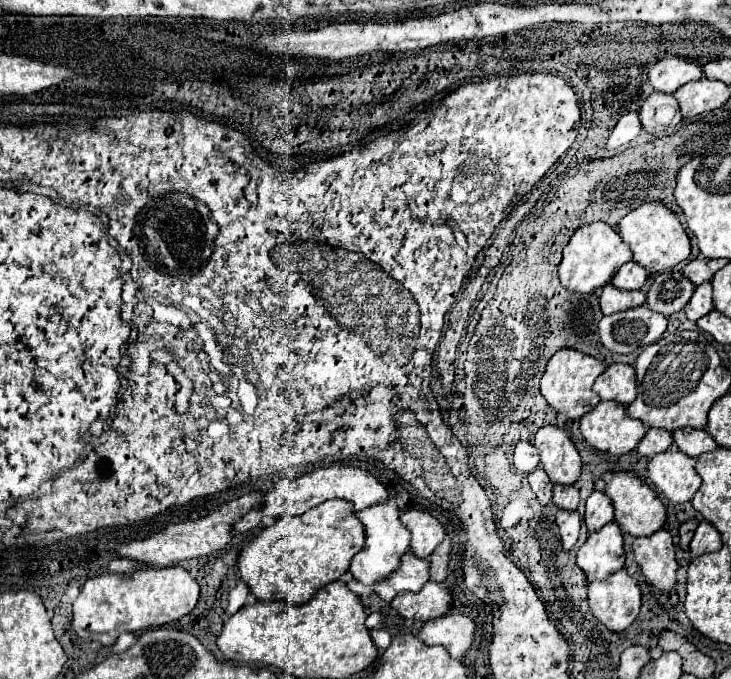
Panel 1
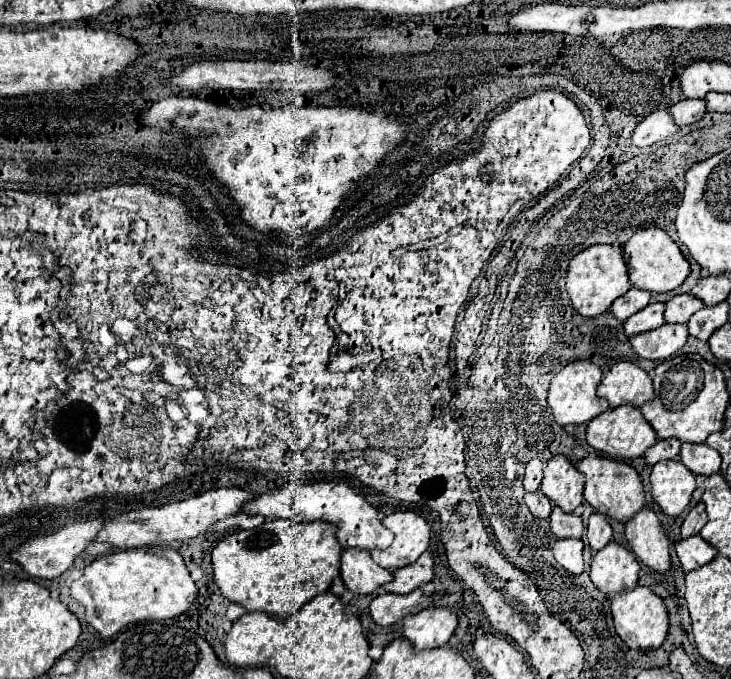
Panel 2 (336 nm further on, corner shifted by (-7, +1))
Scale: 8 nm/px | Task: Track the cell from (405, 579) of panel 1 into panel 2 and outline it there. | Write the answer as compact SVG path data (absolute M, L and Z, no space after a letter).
M343 549L341 557L341 579L355 595L379 591L379 587L393 579L393 575L379 567L365 549Z

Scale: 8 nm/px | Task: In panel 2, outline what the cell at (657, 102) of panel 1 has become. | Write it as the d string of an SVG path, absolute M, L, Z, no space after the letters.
M681 99L669 111L671 111L675 123L679 127L683 127L683 125L691 125L691 123L697 123L699 119L703 119L703 115L707 113L707 103L705 103L705 99Z

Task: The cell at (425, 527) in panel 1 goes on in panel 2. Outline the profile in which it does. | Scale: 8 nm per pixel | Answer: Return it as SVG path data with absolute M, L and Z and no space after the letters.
M395 511L383 517L383 525L395 535L389 549L373 549L371 557L377 565L393 571L411 565L429 547L429 525L413 511Z

